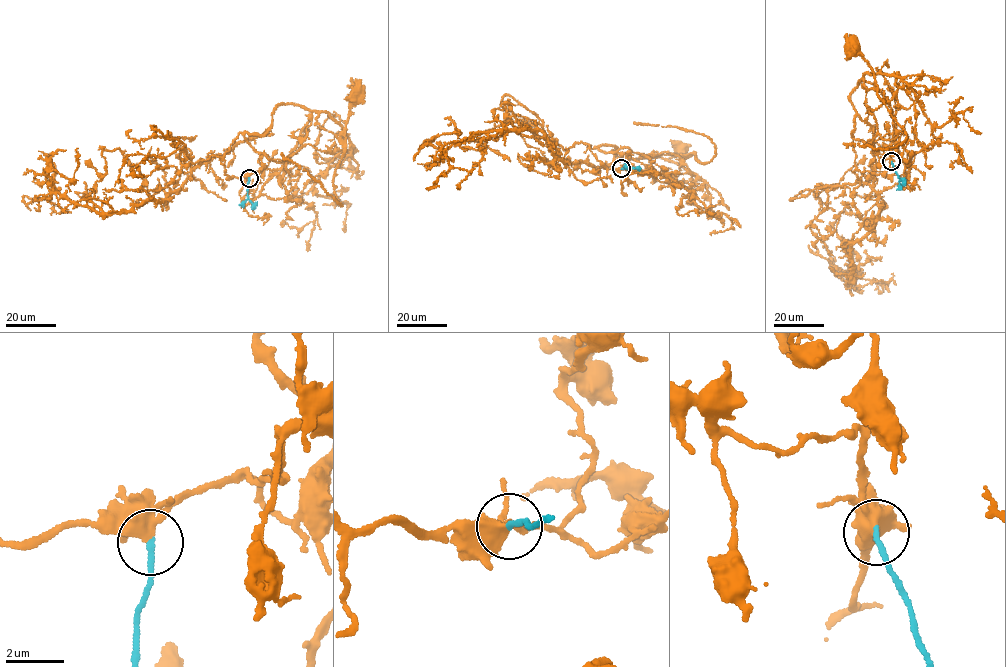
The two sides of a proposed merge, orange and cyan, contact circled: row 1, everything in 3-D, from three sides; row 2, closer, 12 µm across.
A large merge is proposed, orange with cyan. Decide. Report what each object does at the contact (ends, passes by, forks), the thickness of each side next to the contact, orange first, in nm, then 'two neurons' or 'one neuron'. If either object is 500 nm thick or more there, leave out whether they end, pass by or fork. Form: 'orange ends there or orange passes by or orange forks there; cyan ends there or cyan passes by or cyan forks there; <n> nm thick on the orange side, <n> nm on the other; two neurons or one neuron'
orange passes by; cyan ends there; 420 nm thick on the orange side, 190 nm on the other; one neuron

